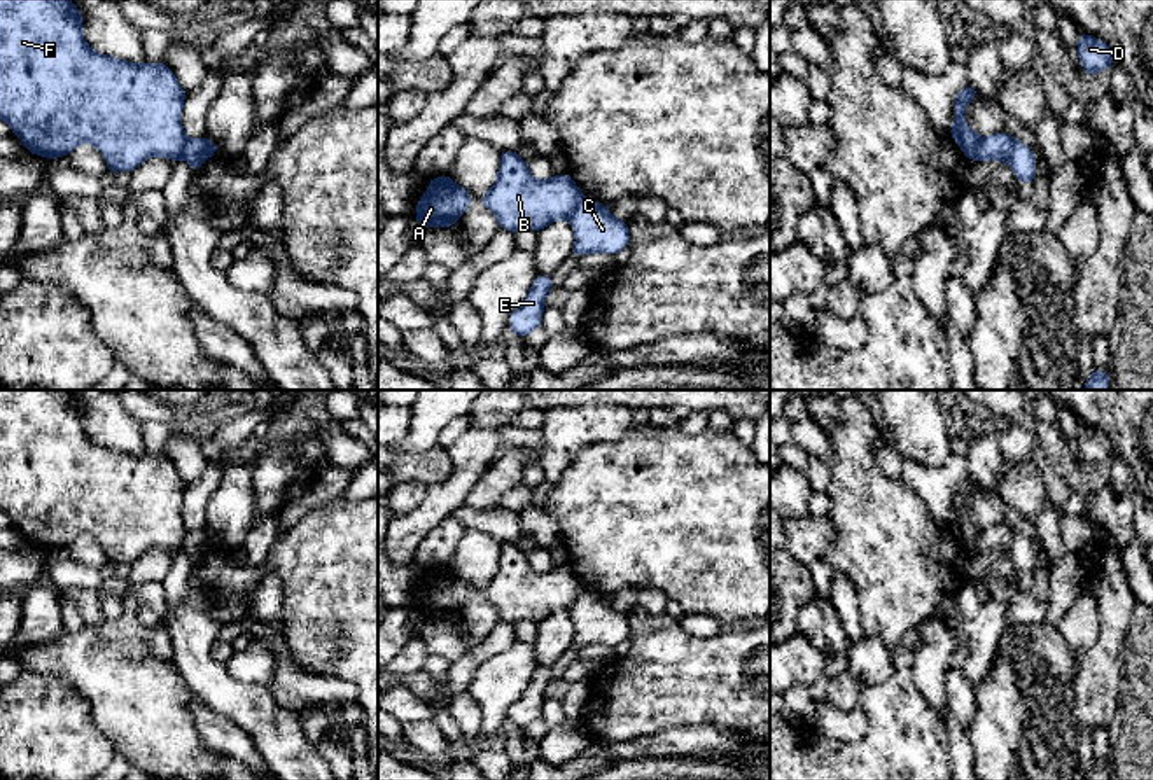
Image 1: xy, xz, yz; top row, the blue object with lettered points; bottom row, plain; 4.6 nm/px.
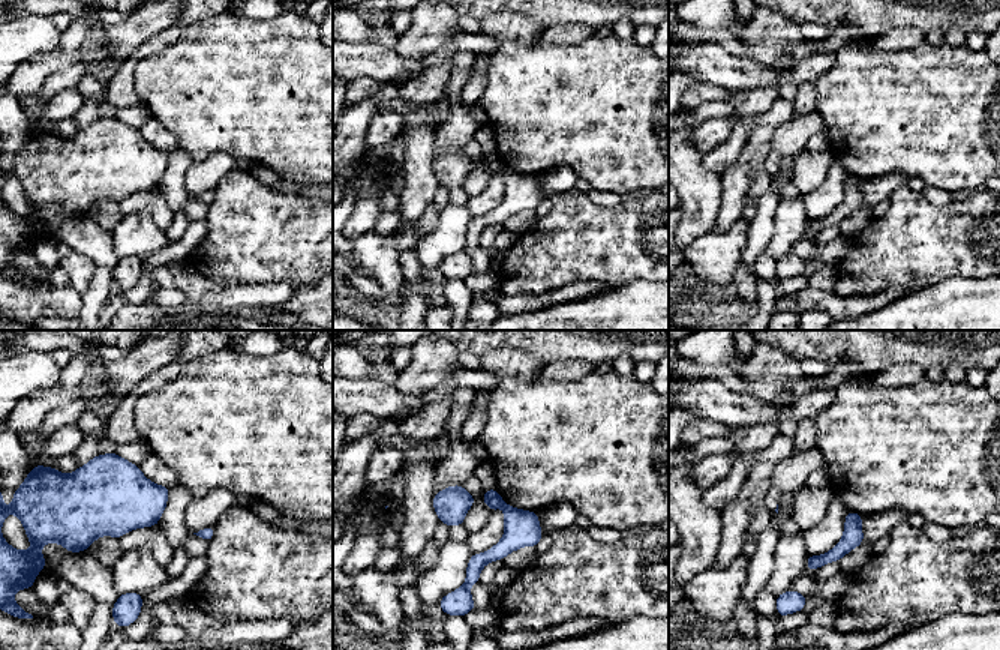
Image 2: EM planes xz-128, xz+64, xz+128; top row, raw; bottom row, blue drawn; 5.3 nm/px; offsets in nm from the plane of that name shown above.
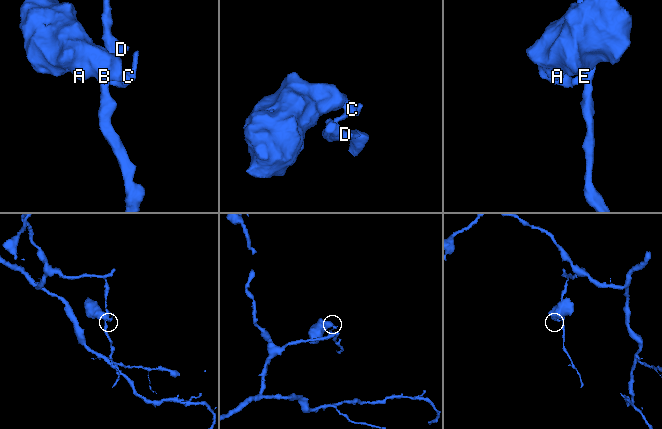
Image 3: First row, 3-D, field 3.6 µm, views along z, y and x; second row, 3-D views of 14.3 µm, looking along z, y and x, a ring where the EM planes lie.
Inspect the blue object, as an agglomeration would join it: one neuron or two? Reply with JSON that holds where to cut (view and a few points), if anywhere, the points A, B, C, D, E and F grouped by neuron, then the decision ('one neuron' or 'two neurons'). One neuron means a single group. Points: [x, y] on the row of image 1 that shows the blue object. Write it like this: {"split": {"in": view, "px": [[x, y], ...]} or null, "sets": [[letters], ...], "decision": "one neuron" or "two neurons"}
{"split": {"in": "yz", "px": [[984, 139], [971, 160]]}, "sets": [["A", "B", "F"], ["C", "D", "E"]], "decision": "two neurons"}

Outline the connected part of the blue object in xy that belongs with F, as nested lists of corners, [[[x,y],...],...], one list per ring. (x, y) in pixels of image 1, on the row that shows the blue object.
[[[0,0],[0,119],[30,154],[58,159],[79,143],[91,143],[101,152],[110,175],[131,173],[152,156],[173,163],[184,157],[189,140],[182,129],[185,96],[163,61],[129,63],[93,51],[82,35],[82,12],[70,0]]]

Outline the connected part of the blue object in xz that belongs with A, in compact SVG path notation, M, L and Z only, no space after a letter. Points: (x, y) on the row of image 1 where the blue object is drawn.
M450 175L427 180L427 192L416 203L415 219L425 227L455 227L471 205L469 192L455 184Z

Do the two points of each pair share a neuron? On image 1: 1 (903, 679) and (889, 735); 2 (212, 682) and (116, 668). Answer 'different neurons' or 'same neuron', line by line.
1: same neuron
2: different neurons

